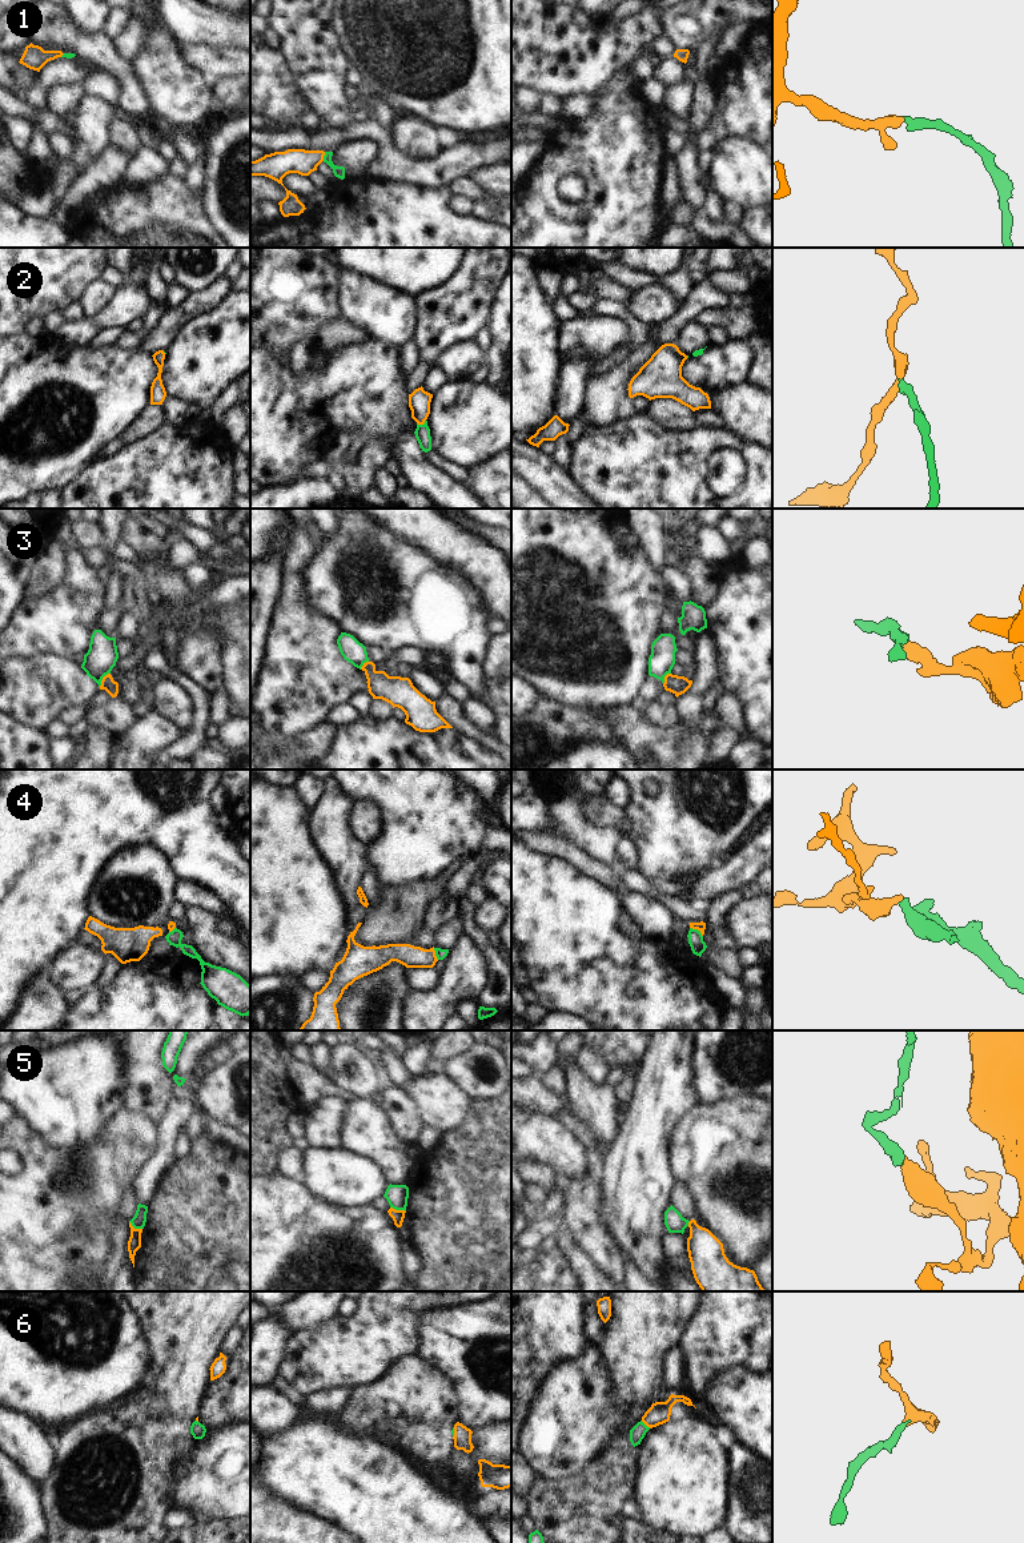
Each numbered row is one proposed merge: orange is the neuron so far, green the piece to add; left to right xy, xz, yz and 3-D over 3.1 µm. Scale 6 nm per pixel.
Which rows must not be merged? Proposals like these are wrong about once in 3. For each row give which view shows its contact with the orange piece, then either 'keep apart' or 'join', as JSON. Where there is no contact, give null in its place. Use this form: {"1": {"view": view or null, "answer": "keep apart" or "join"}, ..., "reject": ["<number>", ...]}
{"1": {"view": "xz", "answer": "join"}, "2": {"view": "xz", "answer": "join"}, "3": {"view": "xy", "answer": "keep apart"}, "4": {"view": "yz", "answer": "keep apart"}, "5": {"view": "xz", "answer": "keep apart"}, "6": {"view": "yz", "answer": "join"}, "reject": ["3", "4", "5"]}

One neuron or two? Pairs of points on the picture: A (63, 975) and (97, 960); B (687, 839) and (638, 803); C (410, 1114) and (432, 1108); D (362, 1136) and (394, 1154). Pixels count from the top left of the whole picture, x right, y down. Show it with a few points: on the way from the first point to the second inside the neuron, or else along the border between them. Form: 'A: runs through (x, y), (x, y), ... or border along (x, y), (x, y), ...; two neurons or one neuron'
A: runs through (71, 969), (89, 963); one neuron
B: runs through (675, 832), (663, 828), (650, 815); one neuron
C: border along (402, 1088), (414, 1101), (425, 1124); two neurons
D: runs through (370, 1136), (374, 1136), (386, 1148); one neuron

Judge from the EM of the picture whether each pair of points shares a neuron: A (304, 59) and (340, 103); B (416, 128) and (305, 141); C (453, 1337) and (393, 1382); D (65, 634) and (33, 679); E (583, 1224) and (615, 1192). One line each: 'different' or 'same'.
A: same
B: different
C: different
D: different
E: different

